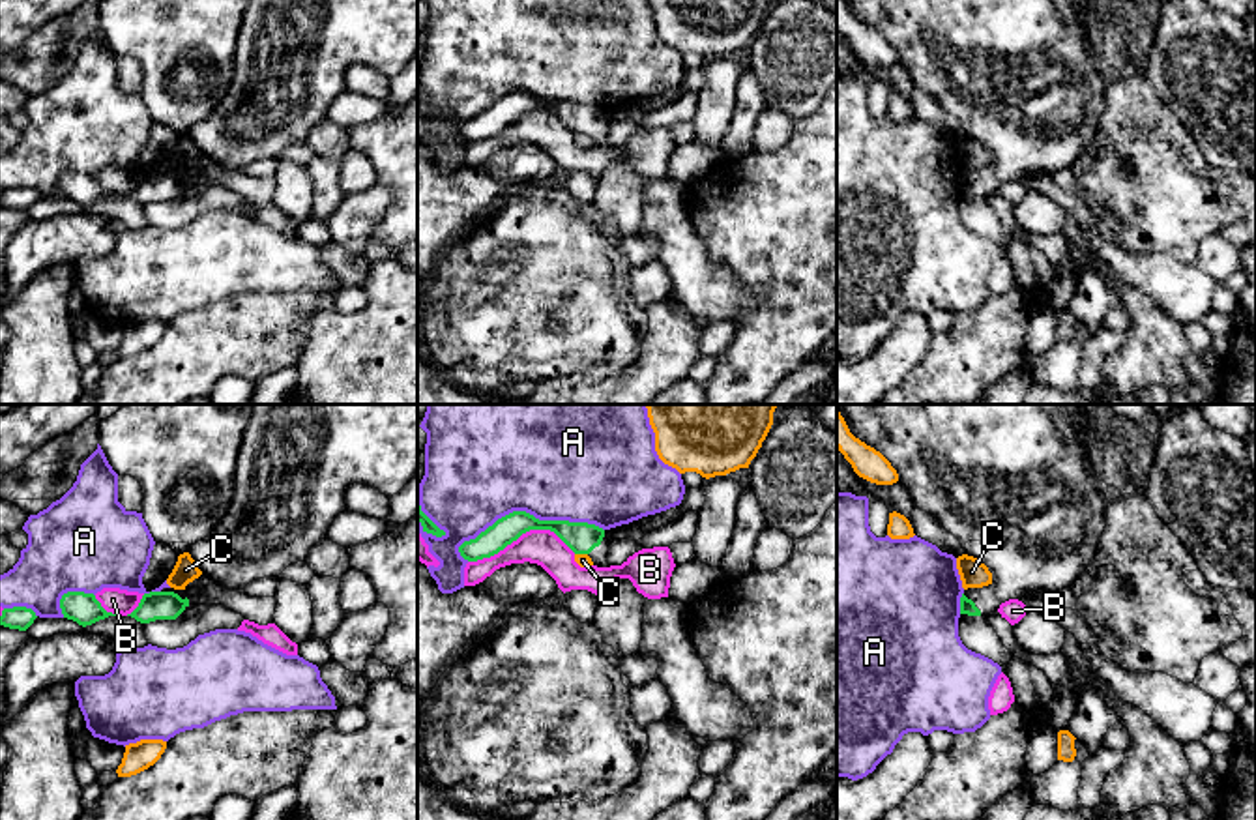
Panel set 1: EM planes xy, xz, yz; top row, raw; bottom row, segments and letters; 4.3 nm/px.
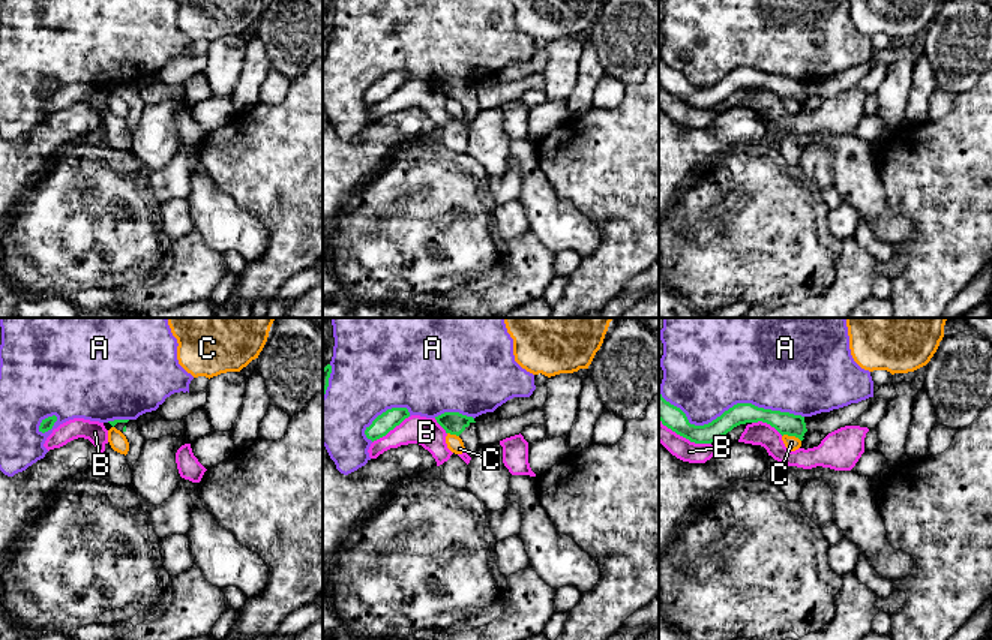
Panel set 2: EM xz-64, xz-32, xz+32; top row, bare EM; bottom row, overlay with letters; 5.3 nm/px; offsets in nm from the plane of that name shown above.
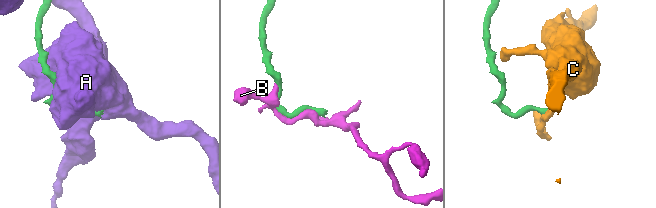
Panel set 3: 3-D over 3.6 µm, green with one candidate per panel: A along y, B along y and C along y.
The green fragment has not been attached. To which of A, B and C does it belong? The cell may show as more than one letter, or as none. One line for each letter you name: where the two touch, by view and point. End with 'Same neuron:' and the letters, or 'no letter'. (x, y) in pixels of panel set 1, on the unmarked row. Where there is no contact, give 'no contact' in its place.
Same neuron: no letter

